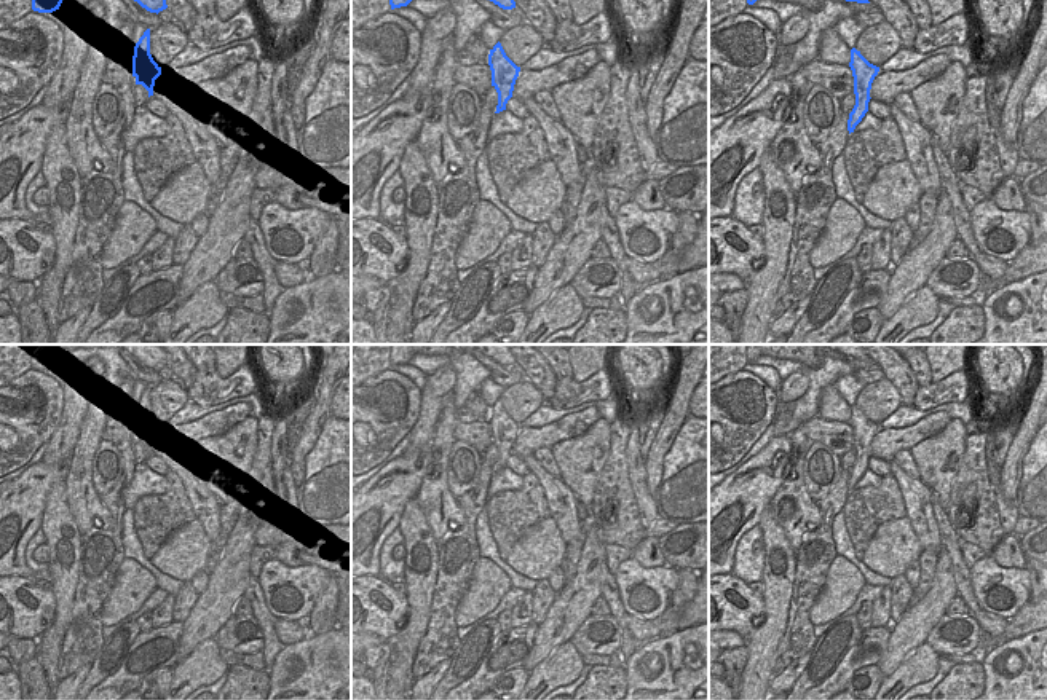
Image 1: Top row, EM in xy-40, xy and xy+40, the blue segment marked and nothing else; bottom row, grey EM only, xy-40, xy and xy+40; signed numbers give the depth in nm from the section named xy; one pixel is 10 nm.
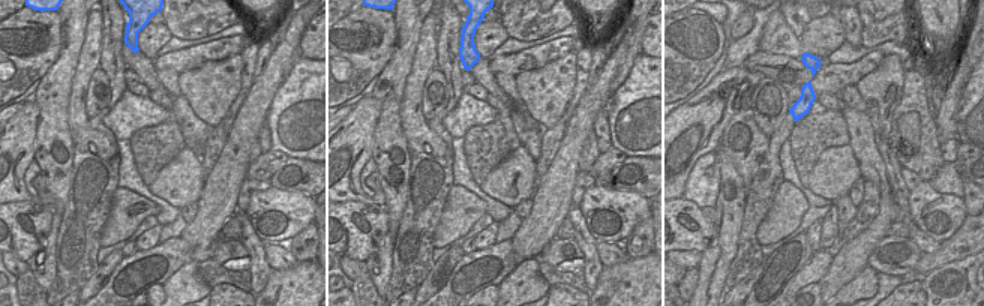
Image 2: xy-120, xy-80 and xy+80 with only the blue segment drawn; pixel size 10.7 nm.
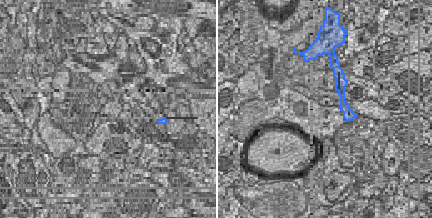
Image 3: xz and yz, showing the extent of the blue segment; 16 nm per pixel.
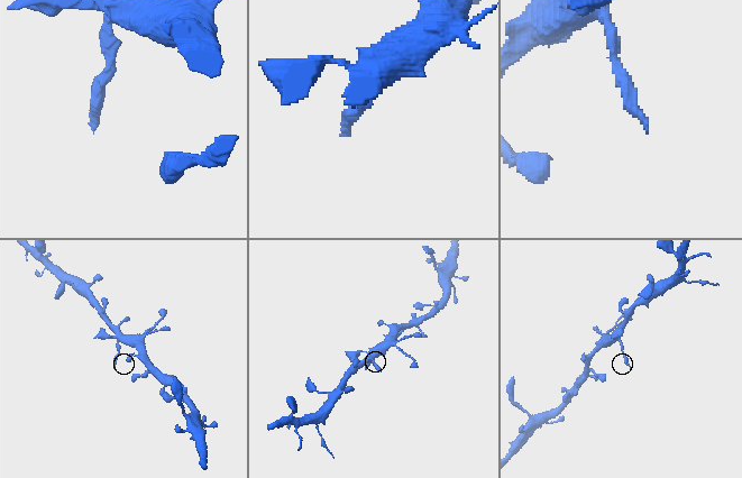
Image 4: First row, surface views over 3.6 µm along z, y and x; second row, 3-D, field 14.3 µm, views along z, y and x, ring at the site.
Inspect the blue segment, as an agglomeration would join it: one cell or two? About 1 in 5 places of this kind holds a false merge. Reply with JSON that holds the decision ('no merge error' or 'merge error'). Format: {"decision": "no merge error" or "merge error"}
{"decision": "merge error"}

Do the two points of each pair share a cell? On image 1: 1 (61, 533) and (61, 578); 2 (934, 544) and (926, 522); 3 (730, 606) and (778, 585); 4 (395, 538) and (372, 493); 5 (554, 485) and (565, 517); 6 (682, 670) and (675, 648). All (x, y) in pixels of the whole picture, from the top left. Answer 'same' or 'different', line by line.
1: same
2: same
3: different
4: different
5: same
6: same

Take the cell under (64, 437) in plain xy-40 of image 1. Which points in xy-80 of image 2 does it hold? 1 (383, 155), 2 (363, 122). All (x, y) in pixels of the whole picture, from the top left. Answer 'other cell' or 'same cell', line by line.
1: same cell
2: other cell

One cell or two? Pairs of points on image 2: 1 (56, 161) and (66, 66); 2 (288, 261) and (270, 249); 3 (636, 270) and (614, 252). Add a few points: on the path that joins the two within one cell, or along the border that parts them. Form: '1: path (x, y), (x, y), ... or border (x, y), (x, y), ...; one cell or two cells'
1: path (53, 137), (54, 90); one cell
2: path (284, 260), (275, 254); one cell
3: border (630, 258), (603, 267); two cells

